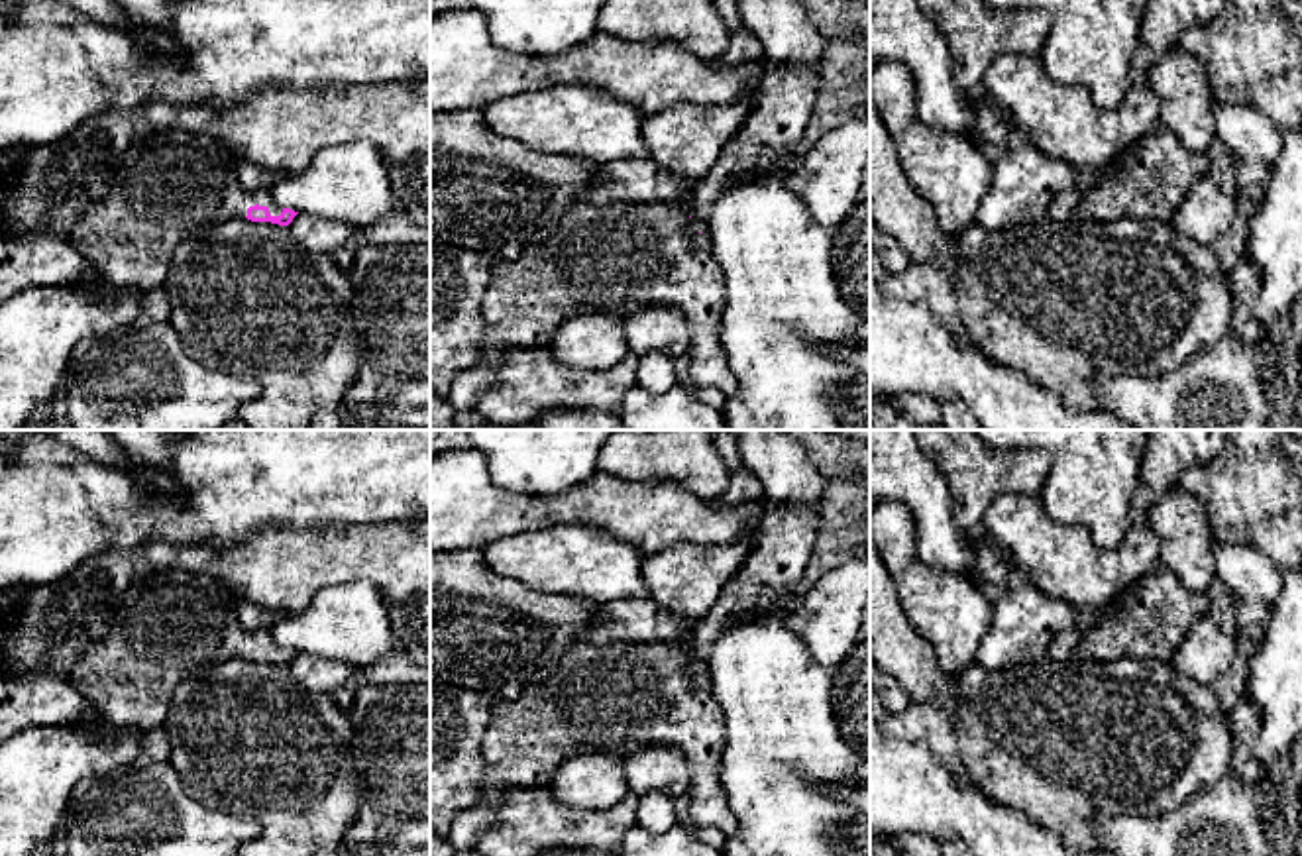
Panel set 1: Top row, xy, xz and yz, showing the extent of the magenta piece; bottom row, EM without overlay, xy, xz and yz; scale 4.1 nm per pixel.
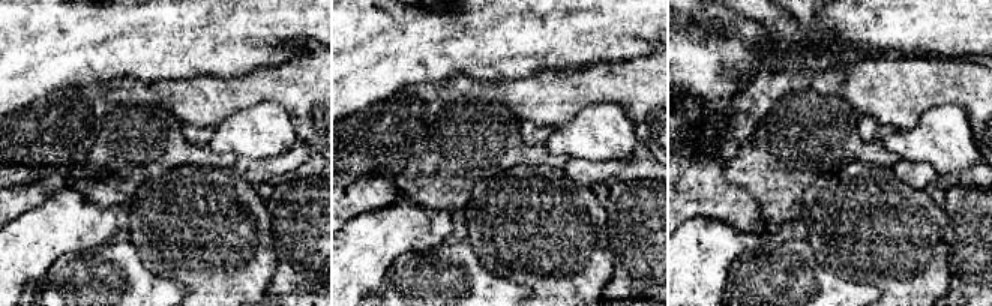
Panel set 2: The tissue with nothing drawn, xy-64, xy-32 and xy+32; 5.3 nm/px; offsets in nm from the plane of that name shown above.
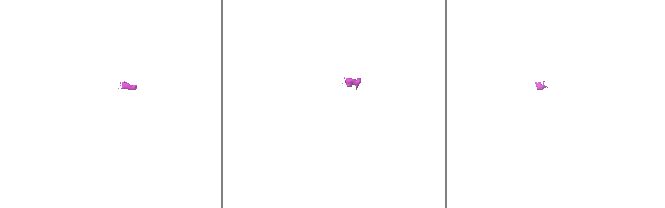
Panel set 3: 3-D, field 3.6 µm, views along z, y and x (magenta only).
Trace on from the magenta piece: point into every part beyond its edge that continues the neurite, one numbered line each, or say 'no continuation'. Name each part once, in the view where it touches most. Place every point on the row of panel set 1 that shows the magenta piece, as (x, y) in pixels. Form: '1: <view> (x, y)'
1: xy (169, 185)

